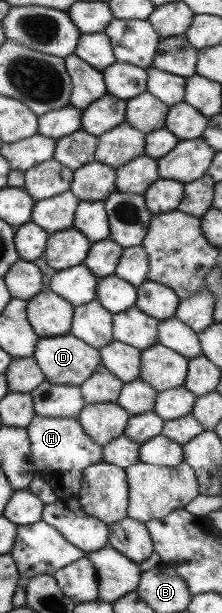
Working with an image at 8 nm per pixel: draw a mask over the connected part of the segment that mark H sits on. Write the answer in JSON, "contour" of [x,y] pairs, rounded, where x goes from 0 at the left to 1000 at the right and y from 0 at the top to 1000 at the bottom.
{"contour":[[[153,679],[113,697],[162,775],[234,796],[261,814],[329,819],[360,801],[369,768],[459,750],[459,732],[387,711],[347,682]]]}

